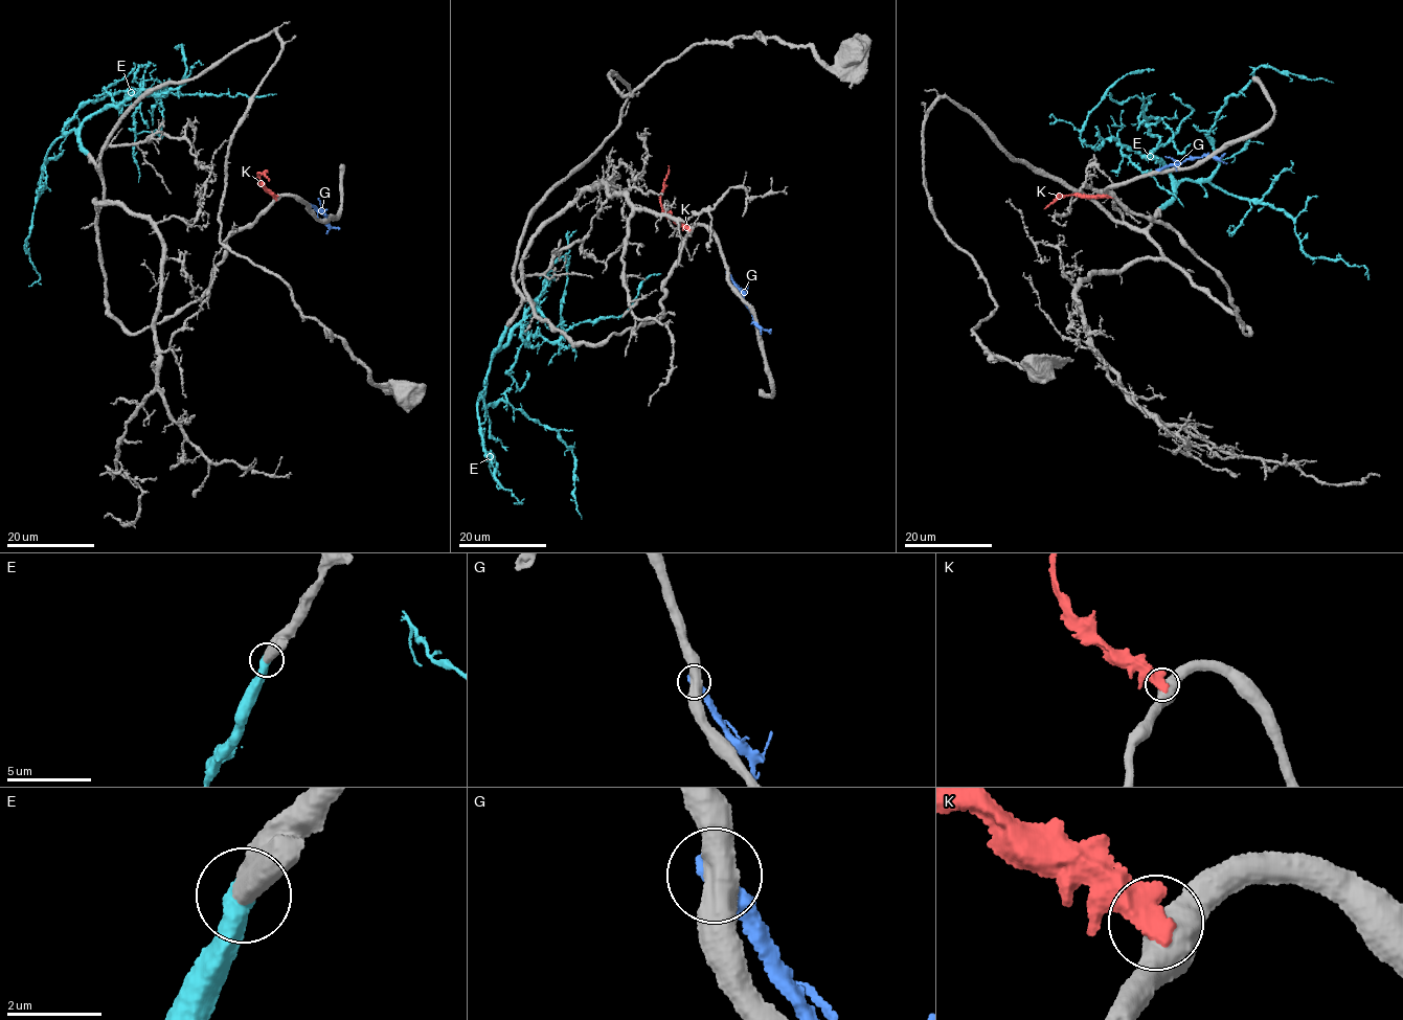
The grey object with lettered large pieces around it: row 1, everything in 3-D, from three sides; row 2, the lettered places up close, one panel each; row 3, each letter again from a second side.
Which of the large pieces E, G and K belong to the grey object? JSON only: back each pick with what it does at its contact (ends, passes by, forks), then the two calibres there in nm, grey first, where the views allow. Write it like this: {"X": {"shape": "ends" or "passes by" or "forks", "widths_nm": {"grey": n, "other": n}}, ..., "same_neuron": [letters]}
{"E": {"shape": "ends", "widths_nm": {"grey": 600, "other": 600}}, "same_neuron": ["E"]}

